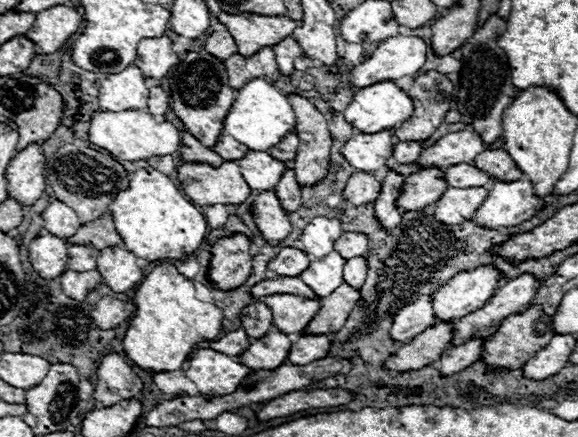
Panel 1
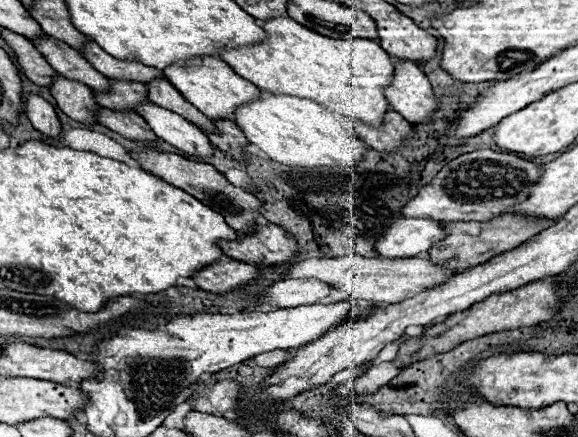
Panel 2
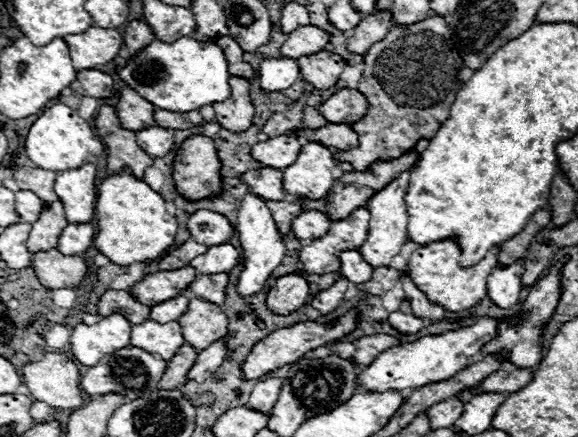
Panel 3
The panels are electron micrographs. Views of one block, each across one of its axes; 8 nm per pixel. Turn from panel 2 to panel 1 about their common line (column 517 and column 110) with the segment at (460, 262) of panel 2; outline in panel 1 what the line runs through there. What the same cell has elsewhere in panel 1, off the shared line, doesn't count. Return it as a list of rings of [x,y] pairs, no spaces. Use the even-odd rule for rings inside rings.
[[[104,214],[104,218],[98,218],[96,222],[86,222],[84,226],[80,226],[80,230],[76,230],[76,234],[68,238],[68,242],[80,242],[86,246],[96,246],[96,250],[104,250],[104,248],[120,246],[122,238],[114,228],[112,216]]]

